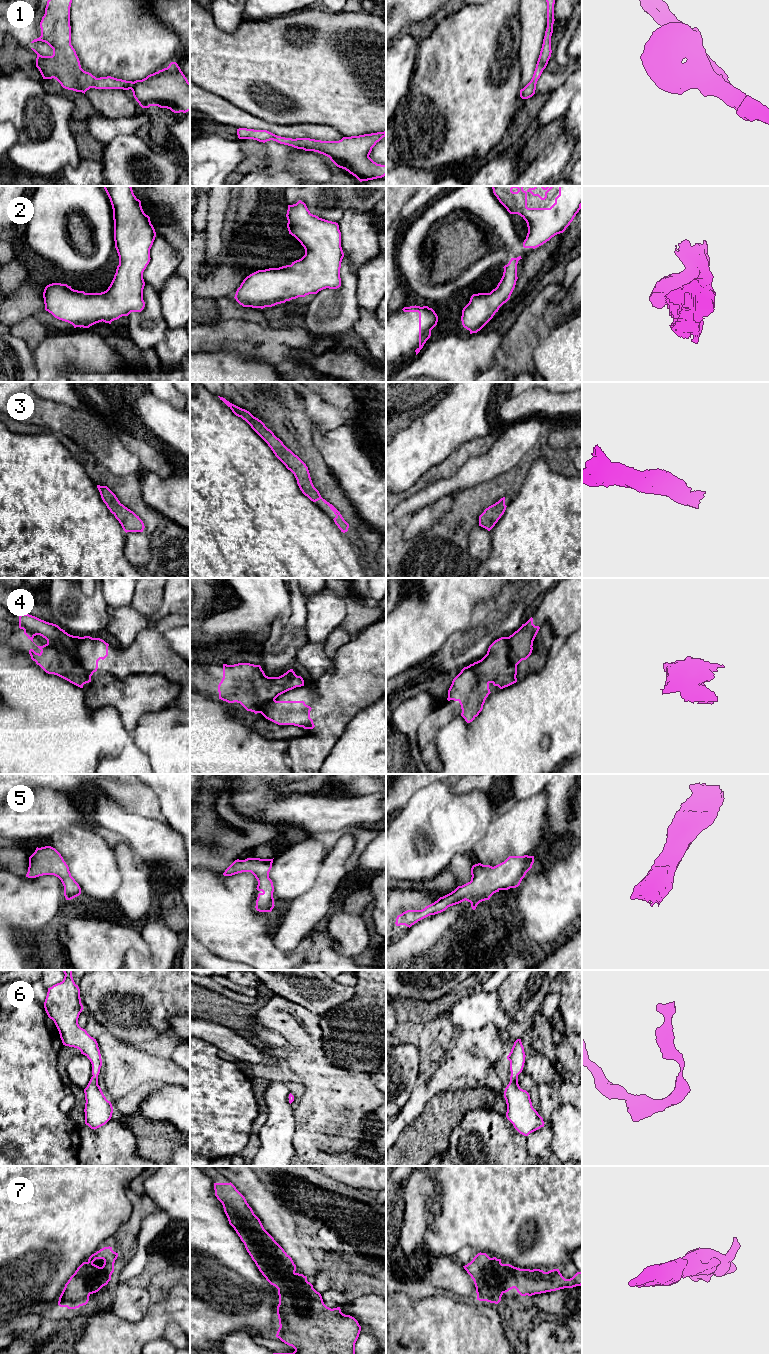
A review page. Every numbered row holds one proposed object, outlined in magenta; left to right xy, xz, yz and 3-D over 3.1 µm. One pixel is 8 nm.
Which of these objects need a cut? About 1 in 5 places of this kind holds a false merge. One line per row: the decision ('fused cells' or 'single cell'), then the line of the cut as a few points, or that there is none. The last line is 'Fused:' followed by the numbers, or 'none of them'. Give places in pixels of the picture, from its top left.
1: single cell | no cut
2: single cell | no cut
3: single cell | no cut
4: fused cells | xy (73, 636), (75, 660), (84, 669), (95, 671)
5: single cell | no cut
6: single cell | no cut
7: single cell | no cut
Fused: 4

